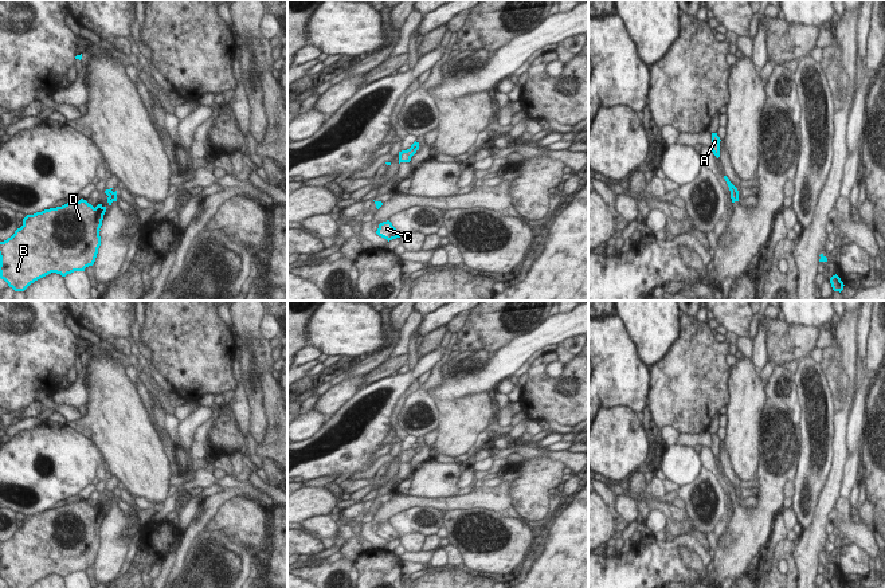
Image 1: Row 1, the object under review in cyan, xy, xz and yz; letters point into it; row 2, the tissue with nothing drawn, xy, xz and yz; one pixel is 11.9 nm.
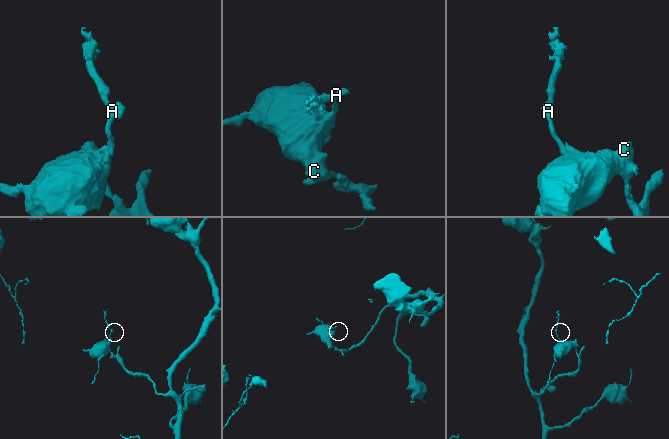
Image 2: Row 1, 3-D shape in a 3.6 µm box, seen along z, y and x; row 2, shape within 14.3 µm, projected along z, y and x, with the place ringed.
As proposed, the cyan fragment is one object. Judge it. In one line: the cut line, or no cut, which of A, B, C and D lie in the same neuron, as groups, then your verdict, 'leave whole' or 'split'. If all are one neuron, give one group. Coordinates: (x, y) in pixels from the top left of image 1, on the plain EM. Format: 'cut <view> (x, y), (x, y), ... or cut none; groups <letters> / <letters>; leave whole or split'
cut xy (114, 493), (112, 501); groups A / B C D; split

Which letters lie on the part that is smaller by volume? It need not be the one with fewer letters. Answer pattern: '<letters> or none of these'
A

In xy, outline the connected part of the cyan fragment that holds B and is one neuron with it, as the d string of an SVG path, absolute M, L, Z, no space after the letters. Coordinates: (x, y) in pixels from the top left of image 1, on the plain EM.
M81 499L75 503L27 516L23 520L23 526L11 538L0 542L0 579L9 588L28 588L51 573L66 577L74 572L85 572L95 562L105 513L106 507L102 505L94 509Z

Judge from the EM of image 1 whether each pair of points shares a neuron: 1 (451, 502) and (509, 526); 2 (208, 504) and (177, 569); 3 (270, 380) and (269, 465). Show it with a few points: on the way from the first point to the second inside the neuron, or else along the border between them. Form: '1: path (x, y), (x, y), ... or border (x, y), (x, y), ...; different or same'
1: border (446, 510), (486, 508), (498, 514); different
2: path (202, 520), (188, 534), (180, 553); same
3: border (261, 459), (273, 461); different

